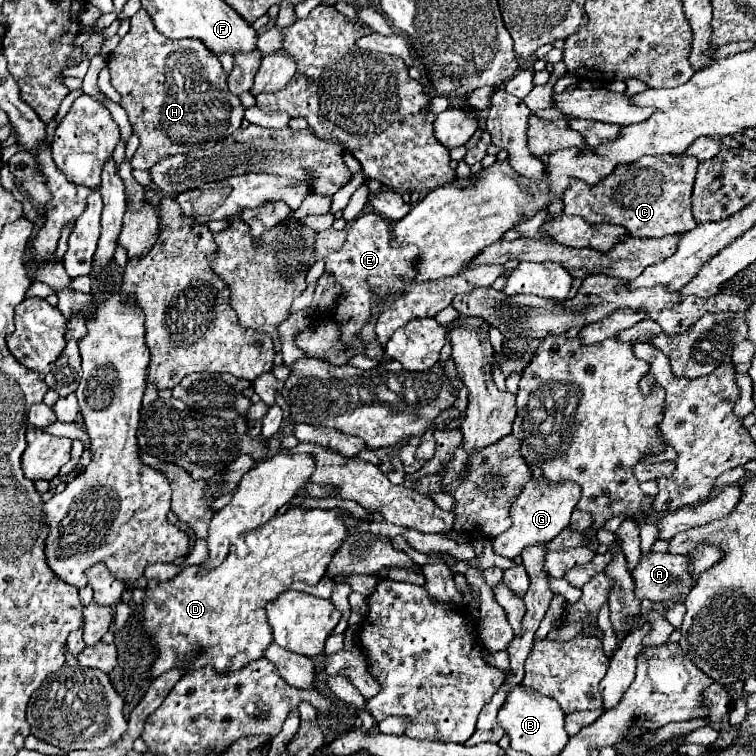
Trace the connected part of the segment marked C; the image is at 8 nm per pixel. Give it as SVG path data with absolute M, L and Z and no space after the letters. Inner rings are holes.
M647 156L631 164L631 168L617 168L603 184L599 184L599 188L587 188L575 180L563 196L563 212L567 216L581 216L589 224L619 224L629 236L637 238L683 234L697 224L691 214L697 164L699 162L691 156Z

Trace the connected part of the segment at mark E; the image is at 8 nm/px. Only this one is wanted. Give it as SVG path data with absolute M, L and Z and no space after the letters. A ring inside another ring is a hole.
M359 214L355 222L347 228L347 240L341 250L325 256L325 272L329 272L341 284L341 296L335 306L327 312L313 314L313 320L307 330L295 336L295 346L307 352L309 358L319 358L331 366L345 366L357 354L365 352L361 342L361 330L371 320L371 306L379 304L379 316L375 320L375 338L381 346L387 344L391 334L407 324L413 318L435 318L435 314L447 308L457 294L471 292L475 288L485 288L495 282L497 276L505 274L503 266L475 266L467 268L461 276L447 280L415 280L415 264L419 260L419 248L413 244L401 244L399 248L391 246L393 224L379 214ZM379 294L379 300L375 300ZM327 316L335 324L327 324Z

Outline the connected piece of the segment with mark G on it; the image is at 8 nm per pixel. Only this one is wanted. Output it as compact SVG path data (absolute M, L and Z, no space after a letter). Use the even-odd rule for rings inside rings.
M545 478L541 480L529 480L515 504L511 506L511 528L493 538L493 550L505 558L515 558L523 548L537 542L549 542L553 540L563 528L569 526L571 512L575 510L575 504L579 502L581 490L575 482L561 482L561 484L549 484Z

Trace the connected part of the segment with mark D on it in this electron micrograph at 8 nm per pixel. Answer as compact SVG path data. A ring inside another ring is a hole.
M291 506L283 516L273 516L261 528L243 534L243 540L249 548L249 554L245 558L239 558L235 546L231 546L231 552L225 558L225 562L213 570L207 570L203 566L189 566L171 580L165 582L149 580L145 588L145 600L143 600L145 602L143 628L151 636L151 642L157 646L157 660L151 668L151 678L161 676L163 672L167 672L167 668L173 668L187 660L191 660L189 670L211 664L217 672L233 672L261 658L263 648L267 648L273 642L271 628L265 616L267 602L273 602L295 580L303 580L313 586L325 576L325 570L333 554L351 534L343 518L345 512L347 510L343 508L321 510L321 508L307 508L307 506Z

